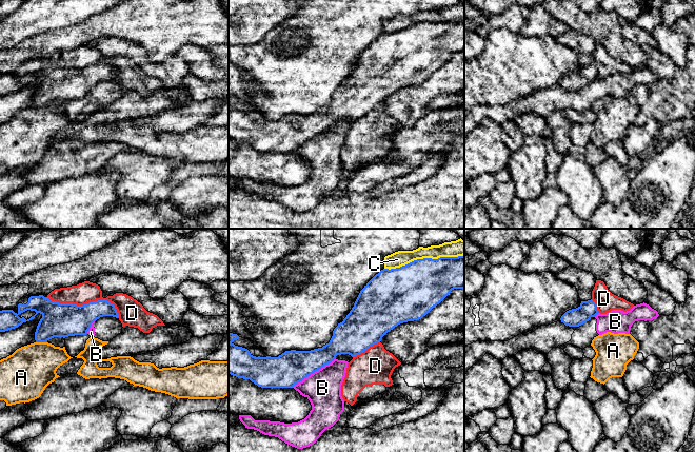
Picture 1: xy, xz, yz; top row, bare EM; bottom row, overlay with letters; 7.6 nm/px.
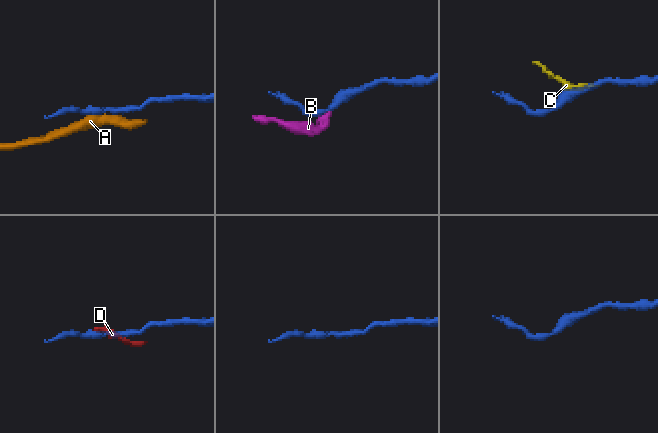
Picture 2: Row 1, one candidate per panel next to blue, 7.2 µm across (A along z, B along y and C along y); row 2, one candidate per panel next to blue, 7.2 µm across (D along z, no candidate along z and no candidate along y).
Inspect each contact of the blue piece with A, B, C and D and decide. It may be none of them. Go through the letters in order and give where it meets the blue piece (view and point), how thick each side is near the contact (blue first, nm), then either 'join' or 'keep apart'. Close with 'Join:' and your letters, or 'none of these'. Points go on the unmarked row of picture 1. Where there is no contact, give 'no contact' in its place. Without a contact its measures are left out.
A: xy (41, 105) | 260/360 nm | keep apart
B: xz (313, 136) | 260/280 nm | keep apart
C: xz (423, 22) | 400/130 nm | keep apart
D: xy (86, 67) | 260/160 nm | keep apart
Join: none of these

